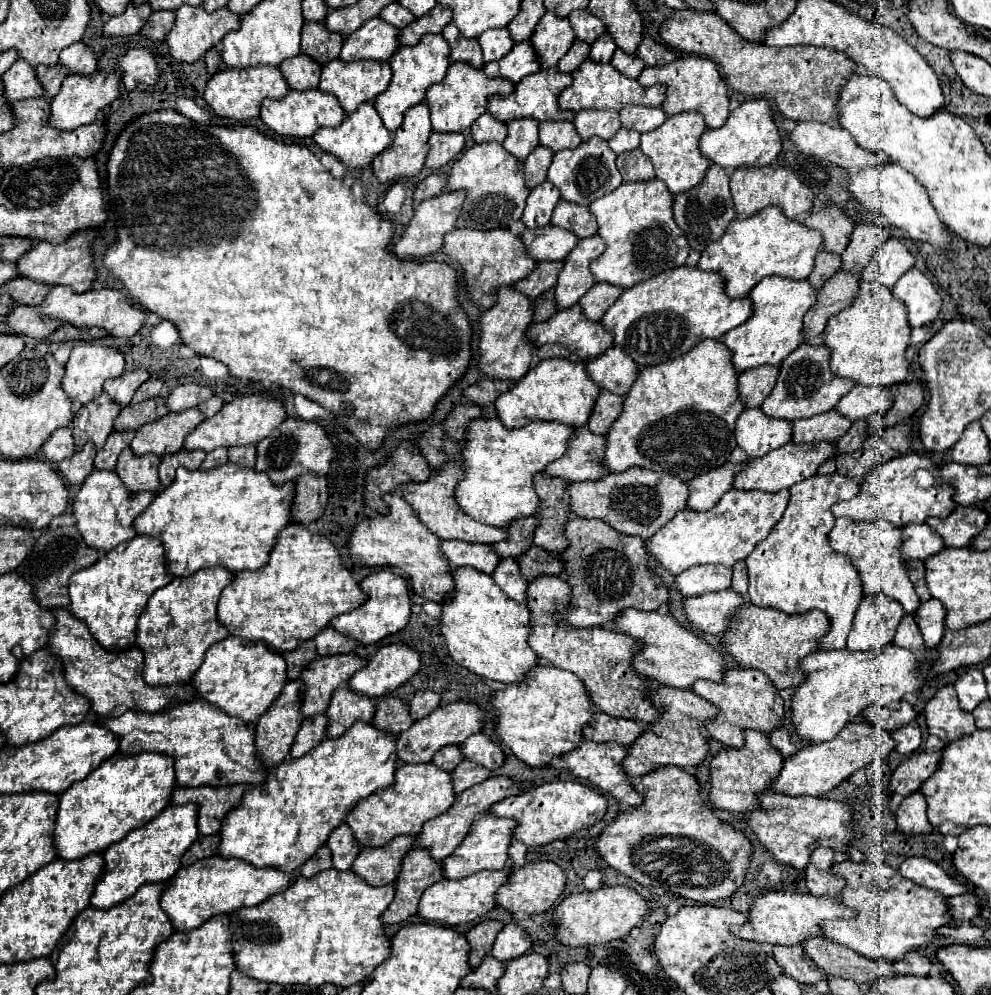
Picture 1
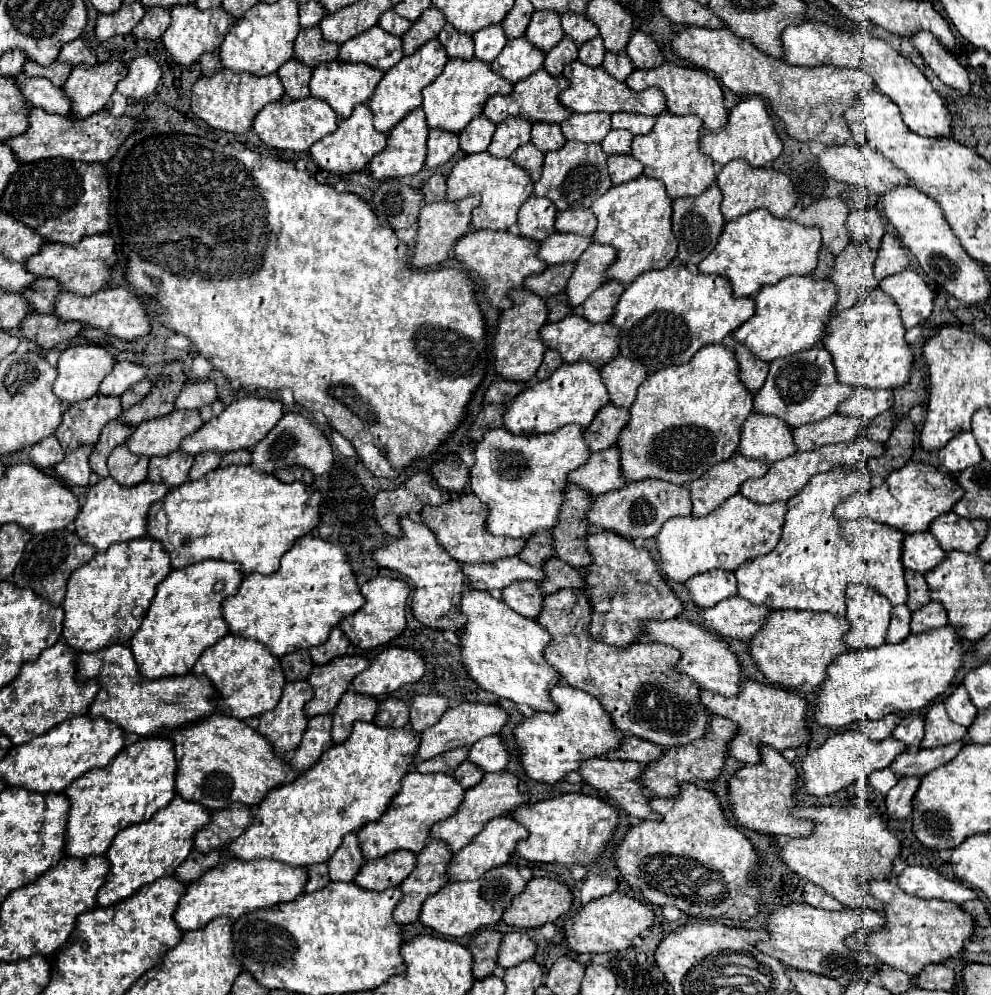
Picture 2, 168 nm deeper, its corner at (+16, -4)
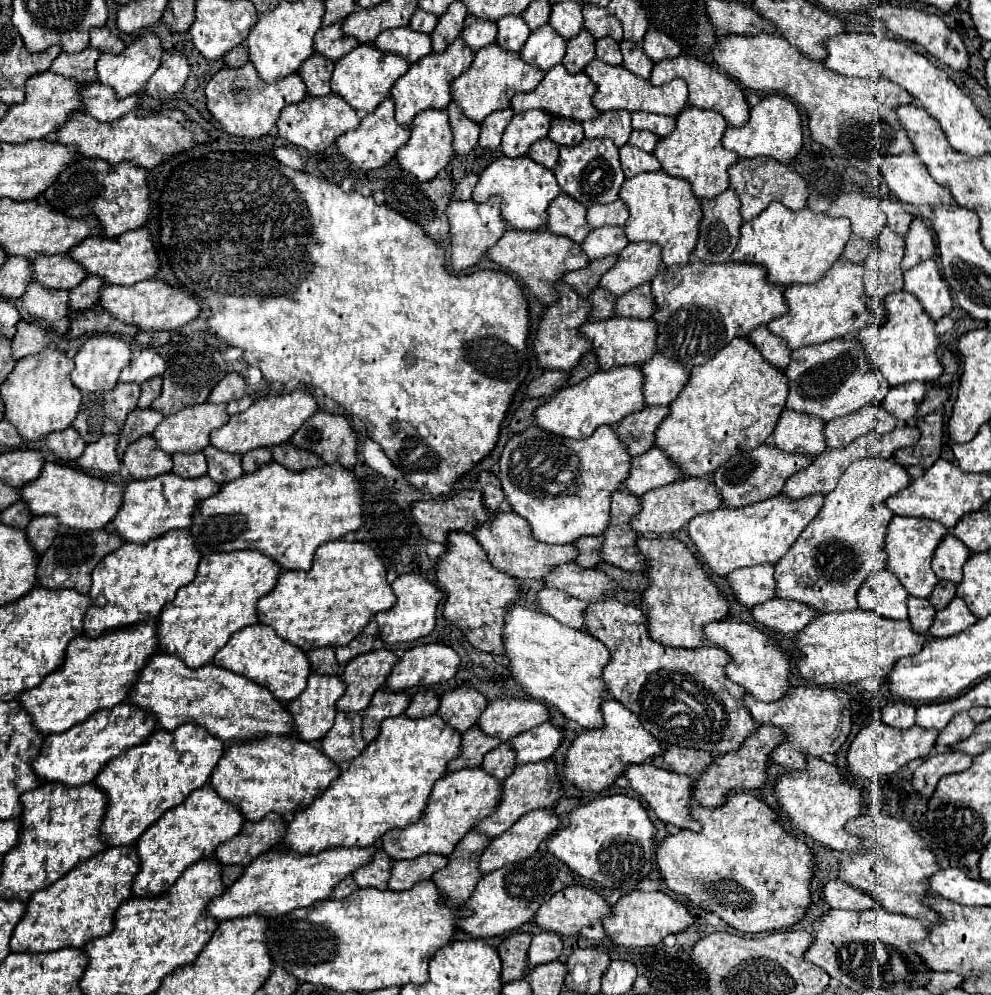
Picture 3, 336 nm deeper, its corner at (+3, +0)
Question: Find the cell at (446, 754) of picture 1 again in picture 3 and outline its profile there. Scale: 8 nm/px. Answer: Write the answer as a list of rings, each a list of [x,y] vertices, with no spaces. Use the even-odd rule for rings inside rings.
[[[473,725],[465,735],[463,735],[463,745],[461,745],[461,755],[449,763],[449,771],[459,771],[463,767],[481,767],[485,753],[491,749],[499,747],[501,741],[485,735],[477,725]]]

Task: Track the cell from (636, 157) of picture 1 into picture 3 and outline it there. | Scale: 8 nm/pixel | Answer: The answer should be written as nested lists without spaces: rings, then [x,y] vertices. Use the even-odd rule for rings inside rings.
[[[629,143],[619,149],[619,155],[621,155],[621,167],[623,167],[625,177],[633,177],[633,175],[643,173],[643,171],[659,171],[661,169],[655,155],[645,153]]]

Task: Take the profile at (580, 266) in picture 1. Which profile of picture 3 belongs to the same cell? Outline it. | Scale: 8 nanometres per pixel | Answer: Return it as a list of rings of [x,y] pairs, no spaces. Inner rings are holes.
[[[629,243],[619,255],[613,269],[599,281],[613,295],[623,295],[647,281],[663,269],[661,249],[655,243]]]

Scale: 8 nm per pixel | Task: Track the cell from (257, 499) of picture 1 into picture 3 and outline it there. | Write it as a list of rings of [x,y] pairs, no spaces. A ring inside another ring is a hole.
[[[271,461],[269,465],[263,465],[261,469],[257,469],[255,473],[245,473],[239,479],[231,481],[231,483],[223,483],[221,491],[205,501],[201,501],[201,507],[197,509],[197,515],[193,517],[193,527],[191,527],[191,537],[197,545],[197,549],[201,551],[201,555],[211,555],[211,553],[223,553],[223,551],[237,551],[237,549],[255,549],[261,551],[263,555],[275,559],[283,569],[303,569],[309,571],[311,569],[311,561],[315,555],[315,549],[323,543],[335,541],[335,539],[343,539],[347,533],[357,531],[361,525],[365,523],[365,491],[361,489],[361,481],[345,467],[341,467],[341,463],[333,463],[333,465],[323,465],[323,467],[313,467],[313,469],[303,469],[303,471],[289,471],[281,465],[277,465],[275,461]]]

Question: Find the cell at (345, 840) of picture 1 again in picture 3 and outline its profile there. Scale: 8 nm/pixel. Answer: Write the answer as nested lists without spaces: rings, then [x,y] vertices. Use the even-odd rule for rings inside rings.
[[[379,851],[375,859],[353,873],[353,879],[359,887],[373,887],[373,889],[387,889],[389,887],[389,875],[391,875],[391,859],[385,851]]]

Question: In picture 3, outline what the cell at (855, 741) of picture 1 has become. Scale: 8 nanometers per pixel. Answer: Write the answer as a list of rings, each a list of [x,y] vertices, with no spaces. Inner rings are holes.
[[[873,721],[871,725],[859,731],[859,735],[853,739],[849,747],[847,753],[849,773],[853,773],[853,777],[877,777],[877,775],[895,773],[909,761],[917,757],[925,757],[933,749],[935,739],[937,739],[935,729],[919,729],[917,725],[913,725],[911,729],[893,729],[883,721]]]

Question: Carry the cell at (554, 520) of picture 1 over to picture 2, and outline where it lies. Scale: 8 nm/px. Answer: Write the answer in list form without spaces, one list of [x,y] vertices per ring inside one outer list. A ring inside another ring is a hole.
[[[568,483],[568,489],[564,489],[564,505],[560,507],[560,521],[556,523],[556,529],[552,529],[554,555],[572,567],[590,565],[588,551],[584,549],[584,537],[588,535],[584,509],[590,505],[588,497],[590,493]]]

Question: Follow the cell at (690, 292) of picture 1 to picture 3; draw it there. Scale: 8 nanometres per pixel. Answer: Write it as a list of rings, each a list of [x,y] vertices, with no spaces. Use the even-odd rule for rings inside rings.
[[[687,263],[683,267],[667,267],[651,281],[651,291],[657,303],[653,321],[659,323],[657,345],[661,355],[683,363],[685,367],[697,367],[707,363],[719,349],[729,345],[735,337],[747,337],[751,329],[767,325],[769,321],[787,313],[783,285],[773,285],[767,281],[763,265],[749,263]]]

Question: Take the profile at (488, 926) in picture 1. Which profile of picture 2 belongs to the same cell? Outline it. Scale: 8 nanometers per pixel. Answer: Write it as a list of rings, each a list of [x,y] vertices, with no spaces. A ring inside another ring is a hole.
[[[482,929],[476,937],[470,939],[468,951],[472,953],[472,973],[476,979],[484,979],[492,975],[500,939],[502,939],[502,933],[494,929]]]

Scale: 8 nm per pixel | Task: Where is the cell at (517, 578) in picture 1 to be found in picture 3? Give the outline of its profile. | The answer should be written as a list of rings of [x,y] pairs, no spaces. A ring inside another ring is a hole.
[[[541,589],[537,595],[539,601],[539,609],[543,609],[547,615],[555,617],[559,623],[585,631],[585,609],[589,607],[587,601],[579,601],[575,597],[571,597],[565,591],[559,589]]]

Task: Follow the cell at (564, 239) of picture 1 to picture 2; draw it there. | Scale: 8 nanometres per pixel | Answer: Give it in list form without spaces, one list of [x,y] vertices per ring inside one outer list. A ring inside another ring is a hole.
[[[554,233],[554,237],[548,237],[548,241],[540,241],[540,261],[548,265],[564,263],[564,261],[576,261],[580,253],[592,243],[592,239],[572,233]]]

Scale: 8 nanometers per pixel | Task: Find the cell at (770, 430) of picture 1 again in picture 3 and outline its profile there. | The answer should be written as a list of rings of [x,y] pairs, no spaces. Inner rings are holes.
[[[785,409],[773,431],[773,441],[787,453],[819,455],[827,449],[823,429],[825,421],[817,421],[813,415]]]

